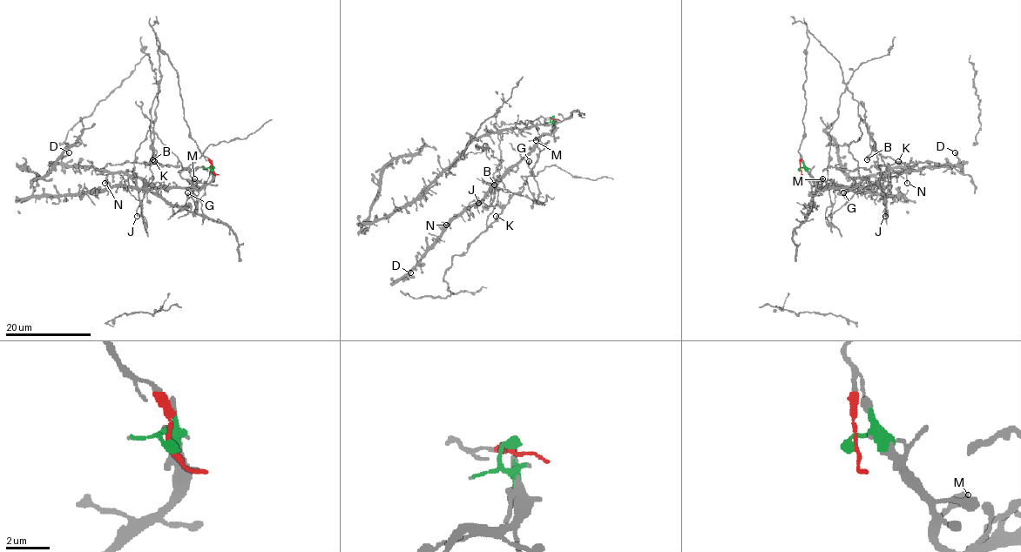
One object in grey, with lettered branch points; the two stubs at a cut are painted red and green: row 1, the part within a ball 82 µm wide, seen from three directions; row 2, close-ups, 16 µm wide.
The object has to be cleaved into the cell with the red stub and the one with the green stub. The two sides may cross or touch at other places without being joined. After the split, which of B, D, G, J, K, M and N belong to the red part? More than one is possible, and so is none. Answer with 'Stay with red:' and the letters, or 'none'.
Stay with red: B, G, J, K

